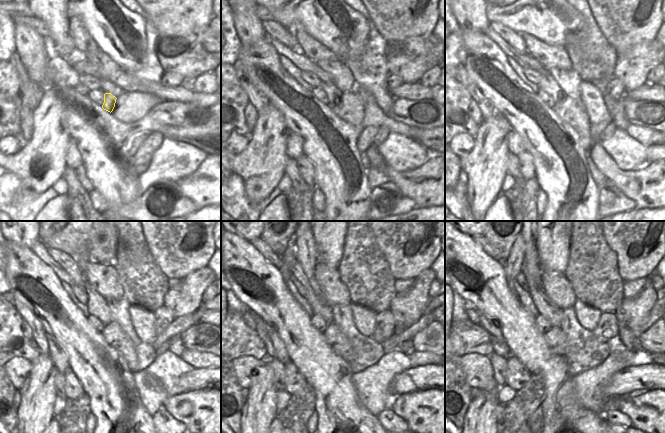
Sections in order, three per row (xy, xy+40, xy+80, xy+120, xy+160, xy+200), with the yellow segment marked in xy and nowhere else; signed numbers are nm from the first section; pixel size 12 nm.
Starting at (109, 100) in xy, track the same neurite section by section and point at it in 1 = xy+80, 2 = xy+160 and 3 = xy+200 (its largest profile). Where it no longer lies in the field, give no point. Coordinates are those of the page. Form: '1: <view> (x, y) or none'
1: xy+80 (548, 84)
2: xy+160 (305, 244)
3: xy+200 (531, 253)

